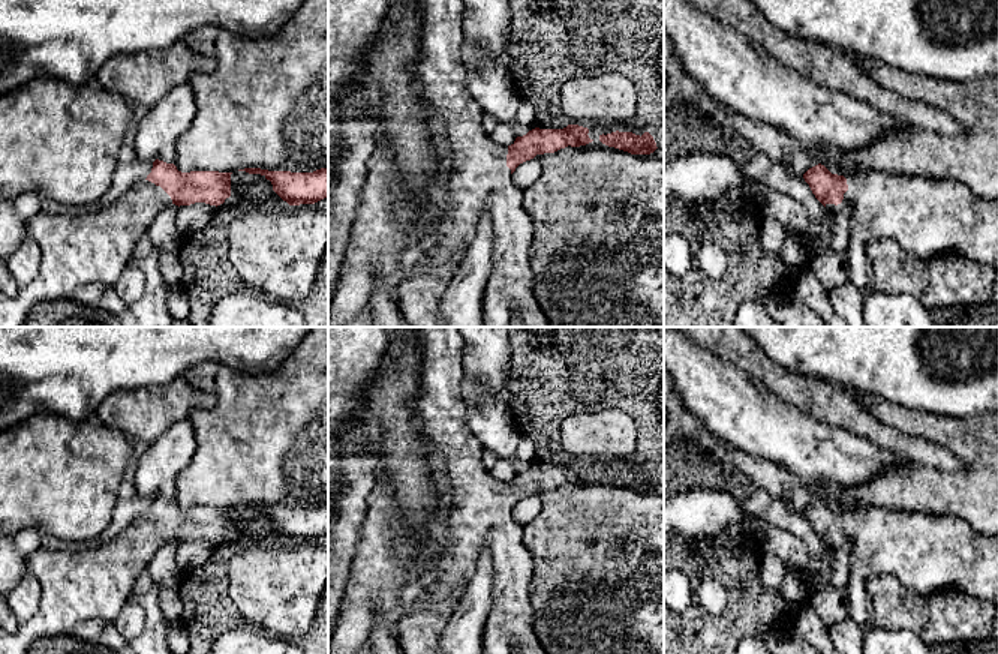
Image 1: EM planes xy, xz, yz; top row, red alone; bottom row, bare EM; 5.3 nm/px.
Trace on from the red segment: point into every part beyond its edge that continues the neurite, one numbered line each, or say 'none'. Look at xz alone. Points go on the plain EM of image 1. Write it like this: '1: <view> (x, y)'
1: xz (480, 516)

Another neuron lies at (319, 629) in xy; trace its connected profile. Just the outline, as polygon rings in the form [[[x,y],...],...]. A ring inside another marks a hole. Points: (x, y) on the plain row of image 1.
[[[328,582],[321,594],[312,628],[294,642],[304,654],[328,654]]]

